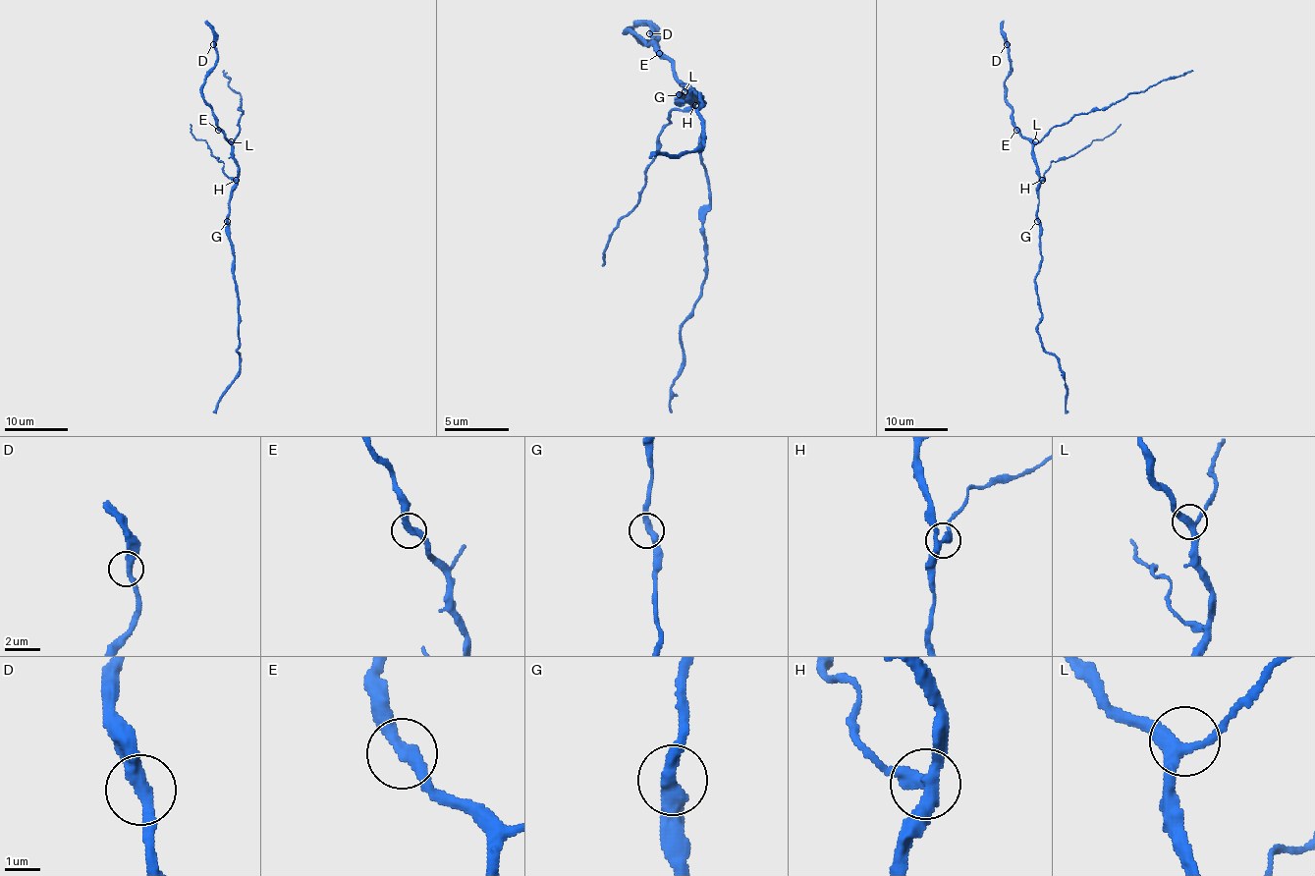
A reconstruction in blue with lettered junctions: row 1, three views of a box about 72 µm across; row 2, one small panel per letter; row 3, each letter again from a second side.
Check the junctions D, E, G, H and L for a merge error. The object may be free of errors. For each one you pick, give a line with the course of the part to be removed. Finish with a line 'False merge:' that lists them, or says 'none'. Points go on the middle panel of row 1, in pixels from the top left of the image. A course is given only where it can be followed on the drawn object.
H: course (694, 104), (672, 111), (672, 124), (662, 130), (659, 152), (646, 172), (646, 185), (608, 243), (601, 264)
False merge: H

